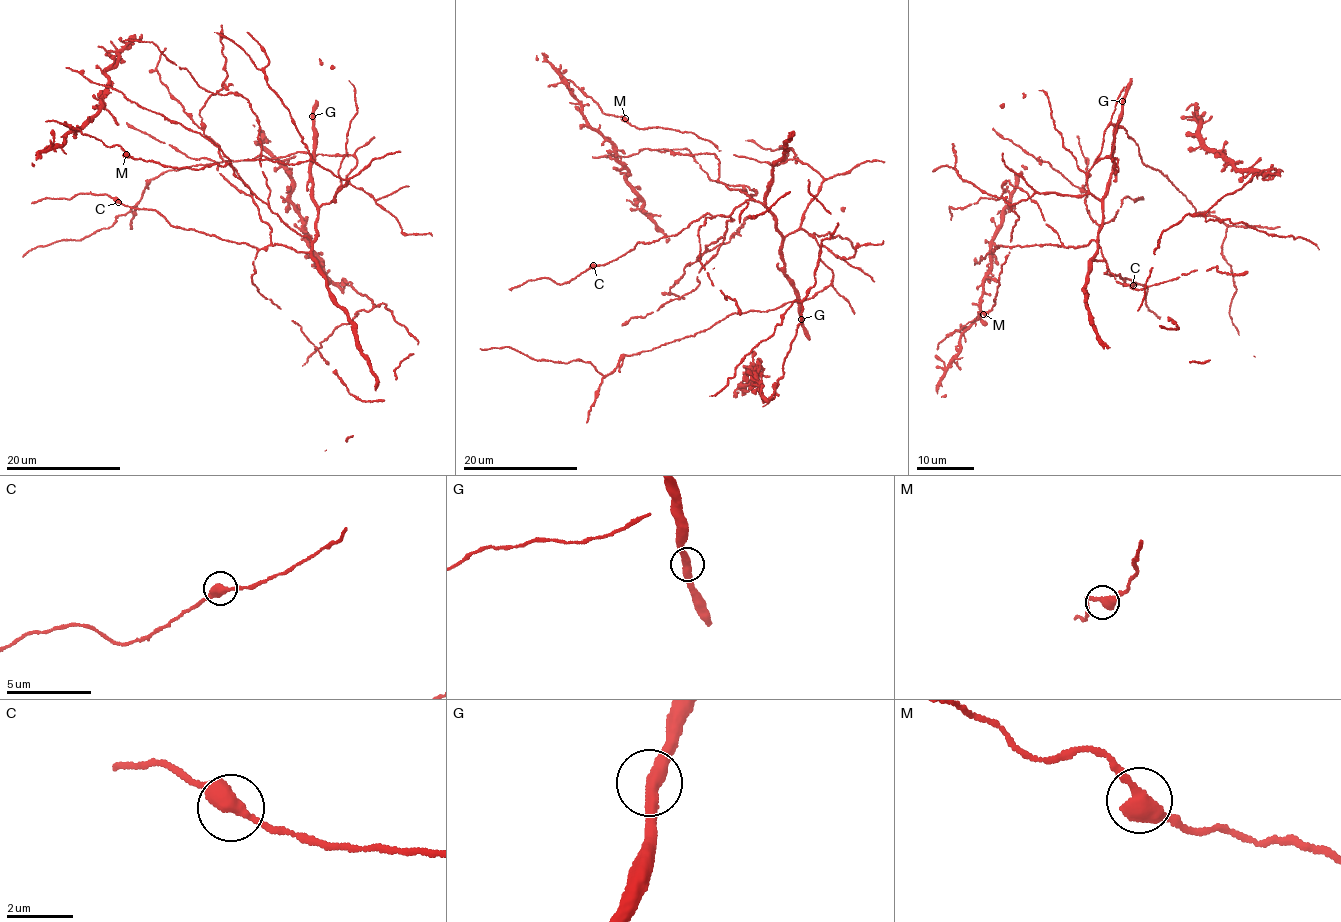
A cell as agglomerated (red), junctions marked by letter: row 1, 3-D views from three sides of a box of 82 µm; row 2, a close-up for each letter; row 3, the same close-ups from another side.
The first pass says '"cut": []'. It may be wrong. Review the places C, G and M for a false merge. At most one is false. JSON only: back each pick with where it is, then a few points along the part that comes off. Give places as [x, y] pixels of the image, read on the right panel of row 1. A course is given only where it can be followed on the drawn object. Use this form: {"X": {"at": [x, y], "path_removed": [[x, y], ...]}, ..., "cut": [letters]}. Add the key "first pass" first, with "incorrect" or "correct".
{"first pass": "correct", "cut": []}

